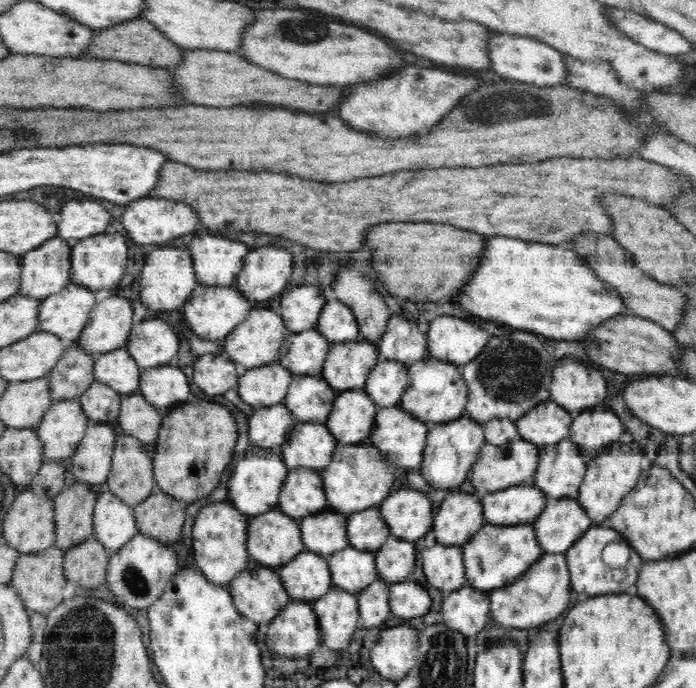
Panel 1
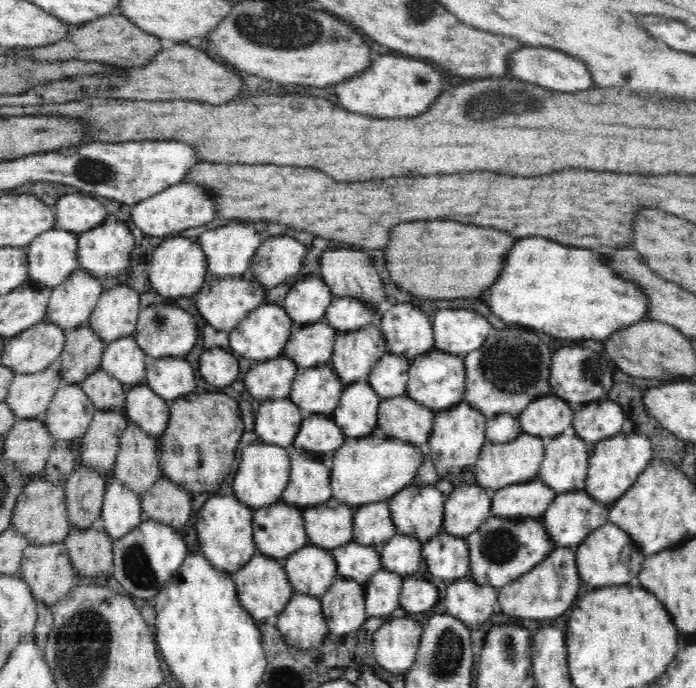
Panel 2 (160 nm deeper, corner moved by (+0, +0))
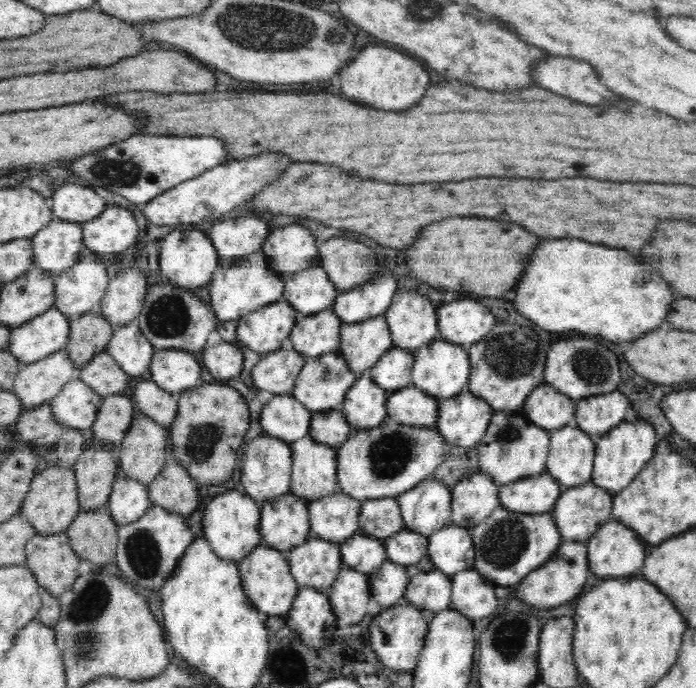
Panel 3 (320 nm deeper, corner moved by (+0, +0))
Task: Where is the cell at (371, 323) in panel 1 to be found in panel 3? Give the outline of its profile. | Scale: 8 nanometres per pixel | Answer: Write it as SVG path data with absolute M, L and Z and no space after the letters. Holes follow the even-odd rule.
M329 238L317 247L321 267L328 273L338 293L368 284L381 266L372 248L352 238Z

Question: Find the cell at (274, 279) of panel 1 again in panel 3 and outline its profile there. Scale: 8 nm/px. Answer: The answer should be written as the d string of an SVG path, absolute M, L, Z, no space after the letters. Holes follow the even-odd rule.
M288 223L270 229L265 237L262 252L268 260L268 267L279 275L306 270L317 255L316 237L304 225Z

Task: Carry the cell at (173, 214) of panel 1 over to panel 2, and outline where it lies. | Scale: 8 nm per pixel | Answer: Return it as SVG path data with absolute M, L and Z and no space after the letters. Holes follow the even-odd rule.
M182 181L131 206L130 217L136 227L150 236L166 236L194 226L205 226L216 218L216 203L200 183Z

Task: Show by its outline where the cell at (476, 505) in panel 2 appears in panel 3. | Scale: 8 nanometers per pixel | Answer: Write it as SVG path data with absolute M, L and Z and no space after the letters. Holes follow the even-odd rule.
M482 470L463 474L451 491L452 522L469 530L486 520L500 505L499 485Z

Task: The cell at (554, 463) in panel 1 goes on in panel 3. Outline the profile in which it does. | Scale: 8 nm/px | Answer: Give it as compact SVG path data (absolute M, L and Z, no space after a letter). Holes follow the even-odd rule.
M565 427L549 431L550 444L546 472L562 488L590 483L593 476L593 460L596 444L580 427Z

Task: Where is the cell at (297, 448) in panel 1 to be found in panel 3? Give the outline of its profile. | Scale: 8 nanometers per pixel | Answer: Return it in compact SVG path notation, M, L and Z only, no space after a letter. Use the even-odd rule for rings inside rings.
M340 408L315 414L310 421L308 435L312 439L330 445L333 449L338 449L346 442L346 439L353 430L348 424L345 415Z

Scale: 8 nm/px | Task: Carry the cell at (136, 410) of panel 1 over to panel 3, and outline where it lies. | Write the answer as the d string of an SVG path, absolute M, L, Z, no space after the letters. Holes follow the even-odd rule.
M136 380L130 392L136 411L168 428L178 413L178 397L152 380Z

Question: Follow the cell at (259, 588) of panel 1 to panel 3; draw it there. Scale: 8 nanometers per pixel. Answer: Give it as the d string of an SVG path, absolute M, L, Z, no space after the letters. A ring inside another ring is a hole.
M260 544L250 552L249 556L240 559L237 563L244 593L248 595L248 599L252 601L255 608L264 614L285 618L300 589L291 573L286 554L266 544Z

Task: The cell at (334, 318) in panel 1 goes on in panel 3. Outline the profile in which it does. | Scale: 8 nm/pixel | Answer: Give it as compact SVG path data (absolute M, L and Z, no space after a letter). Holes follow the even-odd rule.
M380 266L374 280L368 284L338 293L333 312L346 323L359 323L363 320L385 315L399 292L398 280L392 271Z

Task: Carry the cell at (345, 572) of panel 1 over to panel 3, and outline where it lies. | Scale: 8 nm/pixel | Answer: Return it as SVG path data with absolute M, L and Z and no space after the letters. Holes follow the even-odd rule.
M360 533L340 544L342 566L369 574L387 560L384 540Z

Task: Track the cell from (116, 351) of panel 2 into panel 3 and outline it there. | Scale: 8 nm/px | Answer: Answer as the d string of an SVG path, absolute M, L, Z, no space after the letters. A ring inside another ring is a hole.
M134 319L131 323L113 327L106 352L110 353L131 380L138 380L149 369L155 350L140 330L138 320Z

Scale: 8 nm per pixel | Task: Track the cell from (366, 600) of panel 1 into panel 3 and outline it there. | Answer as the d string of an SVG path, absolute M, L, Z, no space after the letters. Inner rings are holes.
M387 559L381 567L368 574L371 598L382 608L396 606L403 601L411 573L411 569Z

